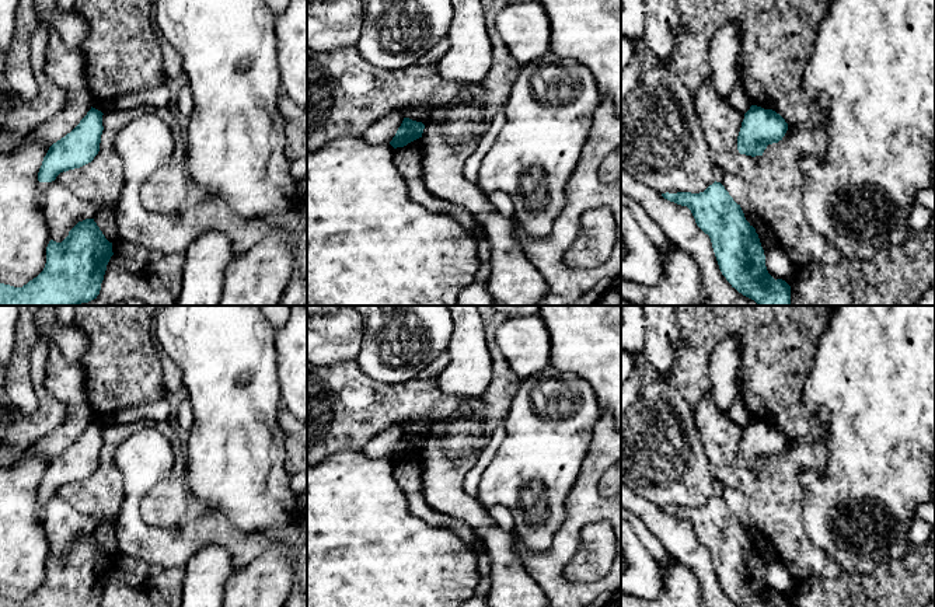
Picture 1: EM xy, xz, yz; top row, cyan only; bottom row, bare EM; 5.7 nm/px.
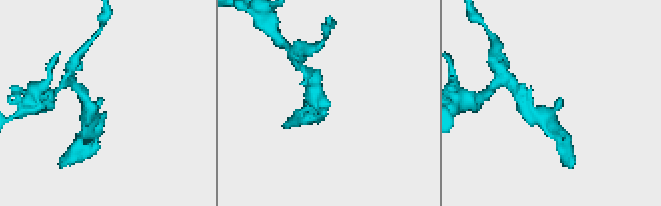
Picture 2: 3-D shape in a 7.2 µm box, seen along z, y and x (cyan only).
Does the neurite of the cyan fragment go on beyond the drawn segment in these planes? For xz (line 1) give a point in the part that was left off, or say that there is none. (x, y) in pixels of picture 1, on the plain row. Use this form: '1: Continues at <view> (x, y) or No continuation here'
1: No continuation here

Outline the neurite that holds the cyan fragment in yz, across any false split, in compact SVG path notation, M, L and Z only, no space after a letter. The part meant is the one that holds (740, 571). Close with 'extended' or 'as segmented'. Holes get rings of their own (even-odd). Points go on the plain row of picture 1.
M714 496L704 506L662 507L670 516L687 520L697 540L709 550L722 589L739 607L791 607L791 600L782 593L774 593L765 580L765 569L756 543L721 496Z; as segmented

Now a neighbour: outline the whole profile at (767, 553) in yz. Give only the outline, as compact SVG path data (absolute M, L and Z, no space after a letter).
M758 533L758 538L756 541L756 547L758 548L763 564L768 564L768 562L778 559L777 551L772 547L772 544L765 541L760 533Z

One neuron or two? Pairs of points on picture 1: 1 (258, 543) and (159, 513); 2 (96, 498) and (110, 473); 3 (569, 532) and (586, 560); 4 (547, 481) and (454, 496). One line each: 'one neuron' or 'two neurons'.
1: two neurons
2: one neuron
3: two neurons
4: two neurons

